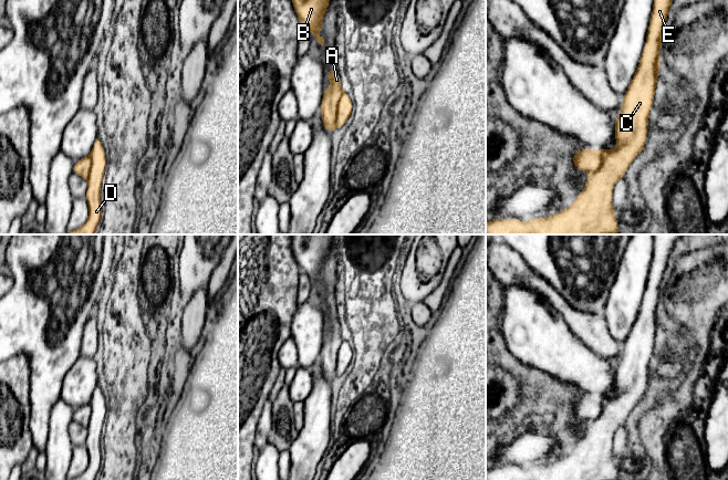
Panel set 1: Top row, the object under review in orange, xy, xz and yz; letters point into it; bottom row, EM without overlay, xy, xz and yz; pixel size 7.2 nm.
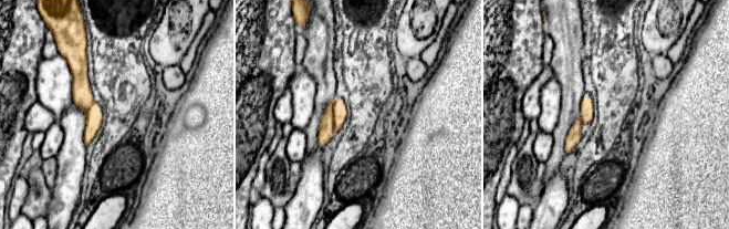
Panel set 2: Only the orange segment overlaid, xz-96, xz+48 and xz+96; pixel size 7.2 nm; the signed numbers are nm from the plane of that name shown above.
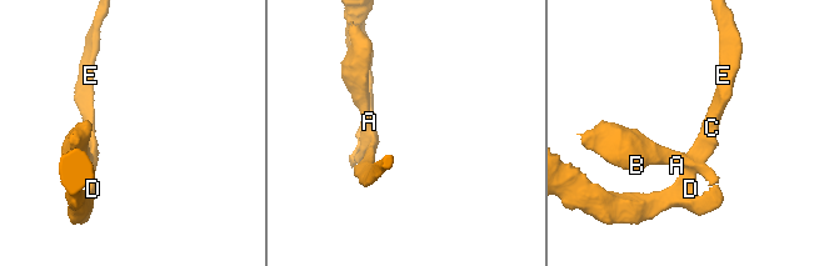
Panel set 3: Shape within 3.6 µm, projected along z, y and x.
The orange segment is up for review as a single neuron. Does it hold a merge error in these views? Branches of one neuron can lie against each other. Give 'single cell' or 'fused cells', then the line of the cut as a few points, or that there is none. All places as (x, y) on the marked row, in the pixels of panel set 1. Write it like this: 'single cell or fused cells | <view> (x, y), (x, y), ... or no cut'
single cell | no cut

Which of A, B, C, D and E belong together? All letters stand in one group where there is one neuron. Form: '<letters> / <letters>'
A B C D E

